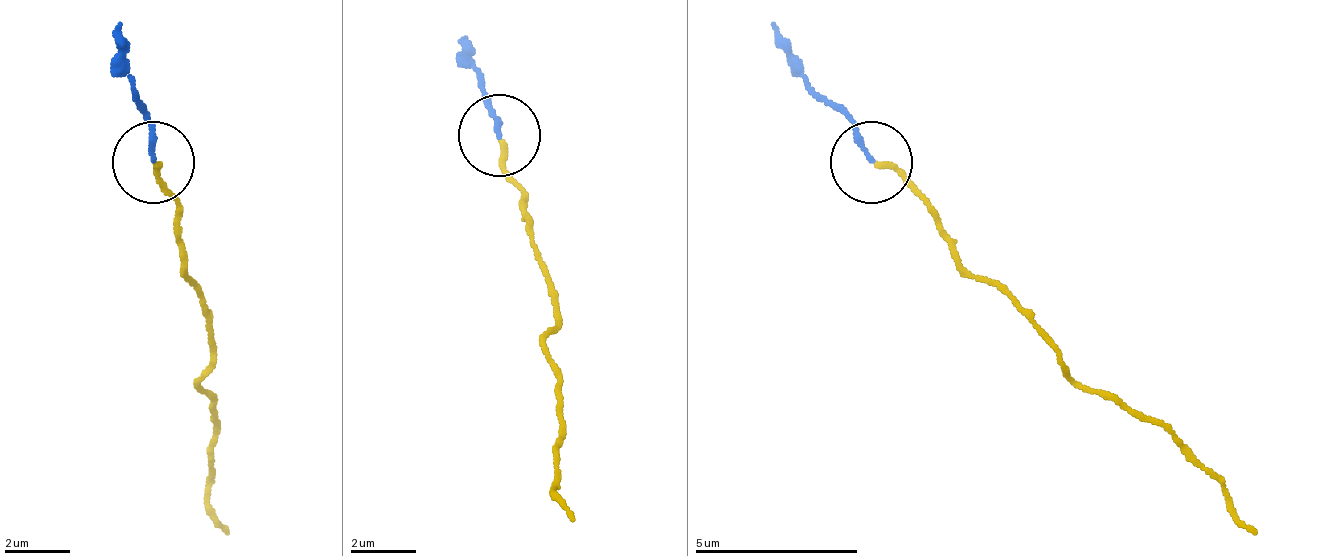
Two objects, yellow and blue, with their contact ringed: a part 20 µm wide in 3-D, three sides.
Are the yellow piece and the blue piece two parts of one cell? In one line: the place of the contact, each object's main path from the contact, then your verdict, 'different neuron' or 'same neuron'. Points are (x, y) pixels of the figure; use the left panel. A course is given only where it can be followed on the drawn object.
at (153, 162); yellow runs (155, 160), (213, 340), (204, 389), (213, 414), (213, 496), (229, 537); blue runs (155, 160), (122, 20); same neuron

